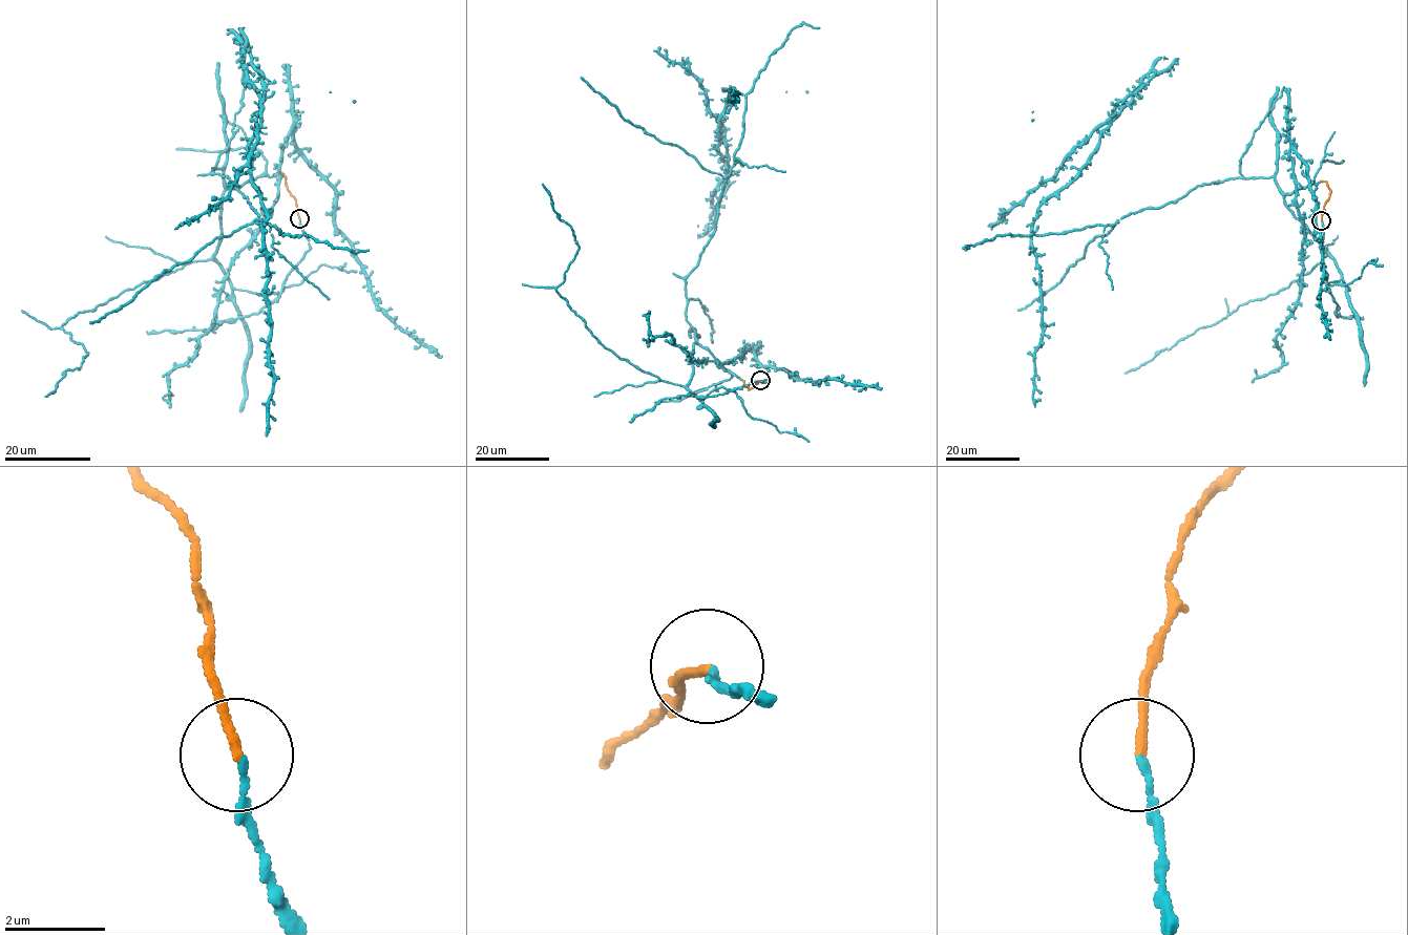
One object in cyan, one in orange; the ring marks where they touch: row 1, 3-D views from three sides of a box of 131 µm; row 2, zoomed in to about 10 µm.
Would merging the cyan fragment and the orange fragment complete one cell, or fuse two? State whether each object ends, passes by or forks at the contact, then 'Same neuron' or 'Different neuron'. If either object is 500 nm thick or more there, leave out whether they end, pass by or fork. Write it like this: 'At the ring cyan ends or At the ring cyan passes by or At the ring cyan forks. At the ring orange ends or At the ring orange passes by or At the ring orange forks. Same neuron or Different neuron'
At the ring cyan ends. At the ring orange ends. Same neuron

